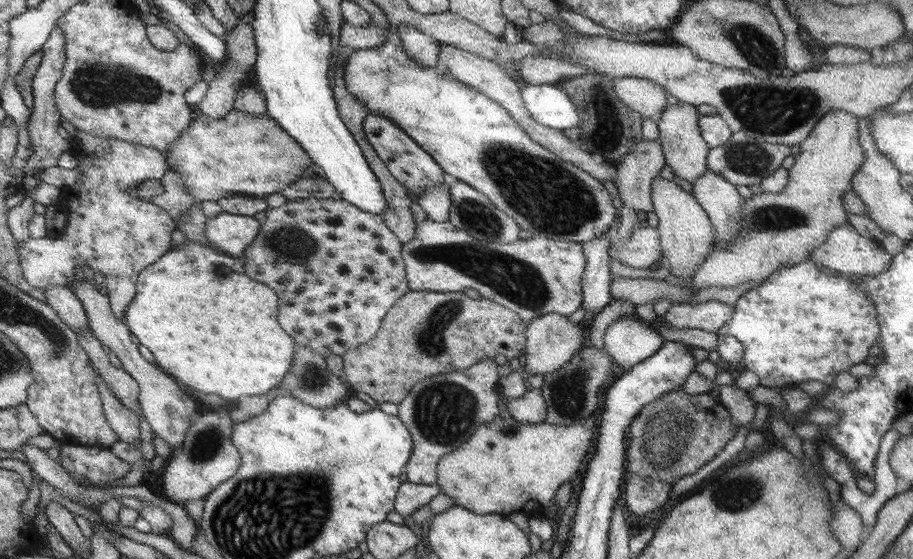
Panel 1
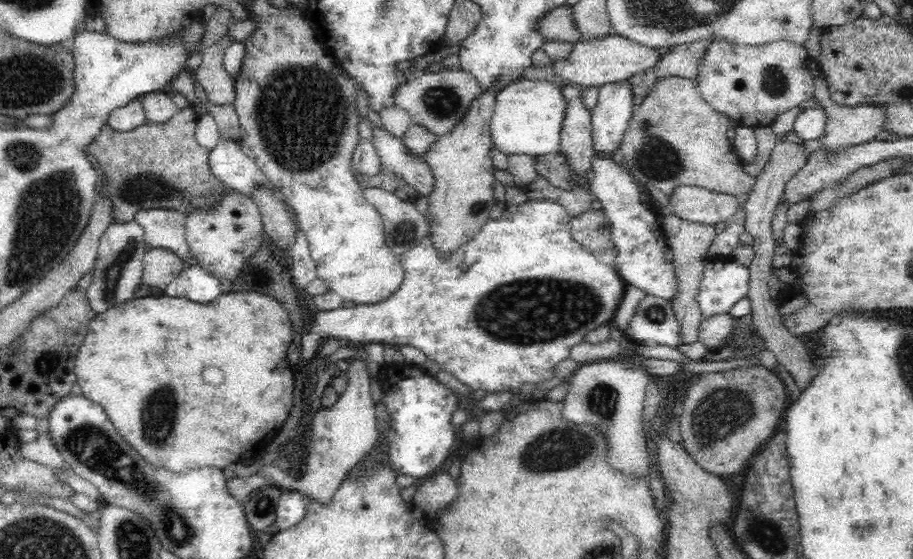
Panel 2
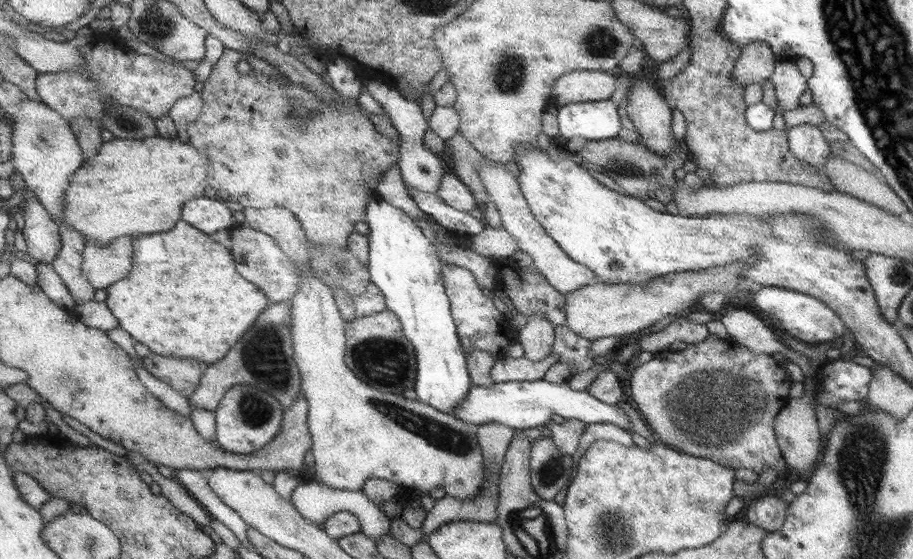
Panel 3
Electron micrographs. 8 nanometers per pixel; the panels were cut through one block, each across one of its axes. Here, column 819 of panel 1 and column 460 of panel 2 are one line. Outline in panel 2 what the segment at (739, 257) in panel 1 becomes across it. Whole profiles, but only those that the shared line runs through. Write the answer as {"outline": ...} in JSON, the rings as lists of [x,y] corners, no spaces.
{"outline":[[[482,91],[458,124],[439,137],[432,148],[428,148],[425,162],[436,179],[432,193],[427,197],[430,232],[433,233],[430,240],[440,258],[446,258],[450,252],[476,235],[486,224],[492,207],[497,203],[494,199],[497,181],[494,170],[497,168],[492,162],[493,142],[490,132],[497,94],[496,91]]]}

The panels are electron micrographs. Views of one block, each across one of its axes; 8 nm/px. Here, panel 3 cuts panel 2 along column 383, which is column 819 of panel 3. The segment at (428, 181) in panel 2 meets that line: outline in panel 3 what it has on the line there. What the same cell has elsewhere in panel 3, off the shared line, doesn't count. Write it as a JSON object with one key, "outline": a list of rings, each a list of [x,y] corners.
{"outline":[[[797,125],[786,130],[788,139],[789,151],[792,152],[795,159],[809,163],[812,167],[820,168],[821,164],[825,163],[825,159],[830,154],[835,153],[829,149],[829,144],[823,138],[823,134],[813,125]]]}

